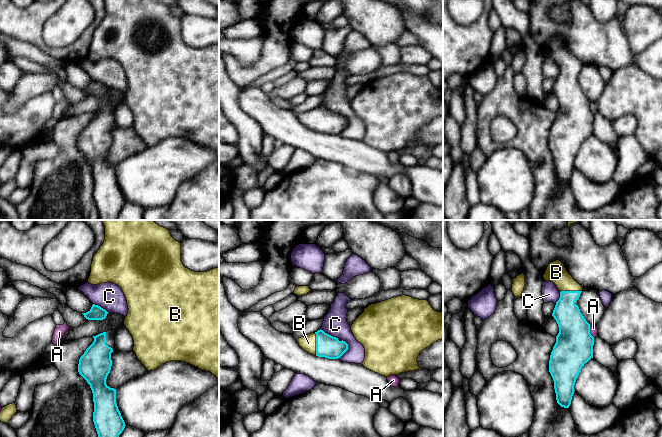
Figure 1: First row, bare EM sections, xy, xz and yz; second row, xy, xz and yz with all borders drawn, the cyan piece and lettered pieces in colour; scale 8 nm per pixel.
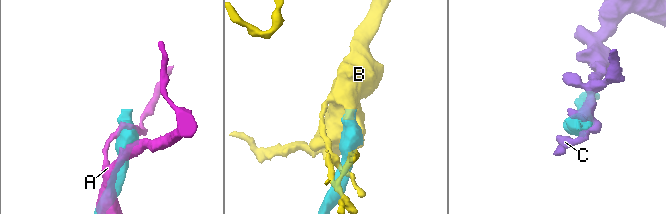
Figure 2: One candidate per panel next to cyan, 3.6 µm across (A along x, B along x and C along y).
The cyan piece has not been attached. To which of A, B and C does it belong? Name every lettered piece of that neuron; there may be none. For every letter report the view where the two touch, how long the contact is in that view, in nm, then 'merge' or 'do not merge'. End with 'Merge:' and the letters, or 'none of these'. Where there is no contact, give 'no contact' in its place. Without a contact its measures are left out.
A: yz | 110 nm | do not merge
B: xz | 180 nm | merge
C: xz | 160 nm | do not merge
Merge: B

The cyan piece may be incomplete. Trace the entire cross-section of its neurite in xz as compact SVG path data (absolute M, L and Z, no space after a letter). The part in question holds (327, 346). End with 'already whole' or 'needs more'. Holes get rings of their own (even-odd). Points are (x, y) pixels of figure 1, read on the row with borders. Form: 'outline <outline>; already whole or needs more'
outline M321 329L297 339L297 342L309 354L328 359L338 359L348 350L345 341L339 341Z; needs more

